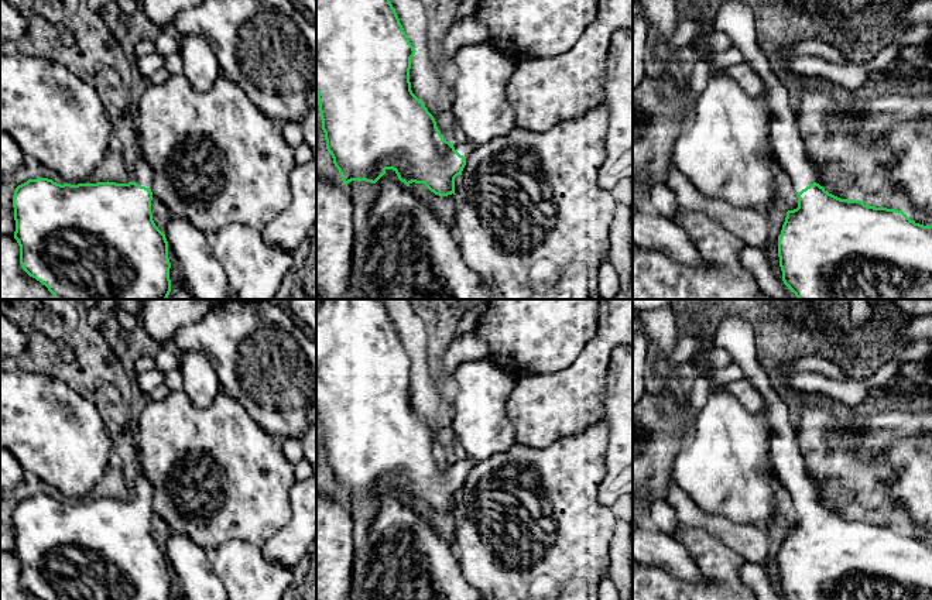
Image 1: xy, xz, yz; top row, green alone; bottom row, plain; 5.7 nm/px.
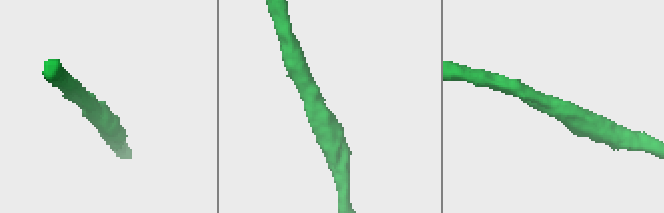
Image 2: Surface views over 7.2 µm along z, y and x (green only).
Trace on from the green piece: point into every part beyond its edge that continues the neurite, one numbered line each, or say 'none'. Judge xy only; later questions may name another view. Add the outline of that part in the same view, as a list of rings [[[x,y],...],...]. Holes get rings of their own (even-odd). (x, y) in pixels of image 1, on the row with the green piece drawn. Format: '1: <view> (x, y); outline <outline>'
1: xy (141, 174); outline [[[140,150],[140,152],[137,155],[137,161],[134,164],[134,168],[133,168],[133,172],[131,172],[131,178],[133,178],[133,181],[136,184],[151,189],[151,185],[153,185],[153,169],[147,164],[141,150]]]

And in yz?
1: yz (735, 17); outline [[[724,0],[713,18],[716,31],[726,32],[746,62],[764,82],[764,97],[770,113],[771,145],[779,165],[789,175],[794,192],[798,193],[815,182],[799,134],[795,110],[789,104],[787,88],[779,82],[767,55],[757,44],[754,16],[747,0]]]

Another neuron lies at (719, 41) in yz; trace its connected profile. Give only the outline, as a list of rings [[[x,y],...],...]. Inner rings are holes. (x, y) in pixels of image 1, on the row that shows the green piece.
[[[713,31],[706,40],[705,44],[712,48],[713,52],[723,52],[733,47],[733,41],[723,31]]]

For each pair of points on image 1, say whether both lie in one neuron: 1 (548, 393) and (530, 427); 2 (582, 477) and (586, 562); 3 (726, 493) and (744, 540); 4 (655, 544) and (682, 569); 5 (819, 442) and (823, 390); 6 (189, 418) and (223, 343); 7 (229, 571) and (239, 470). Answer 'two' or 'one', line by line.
1: one
2: one
3: two
4: one
5: two
6: two
7: two

